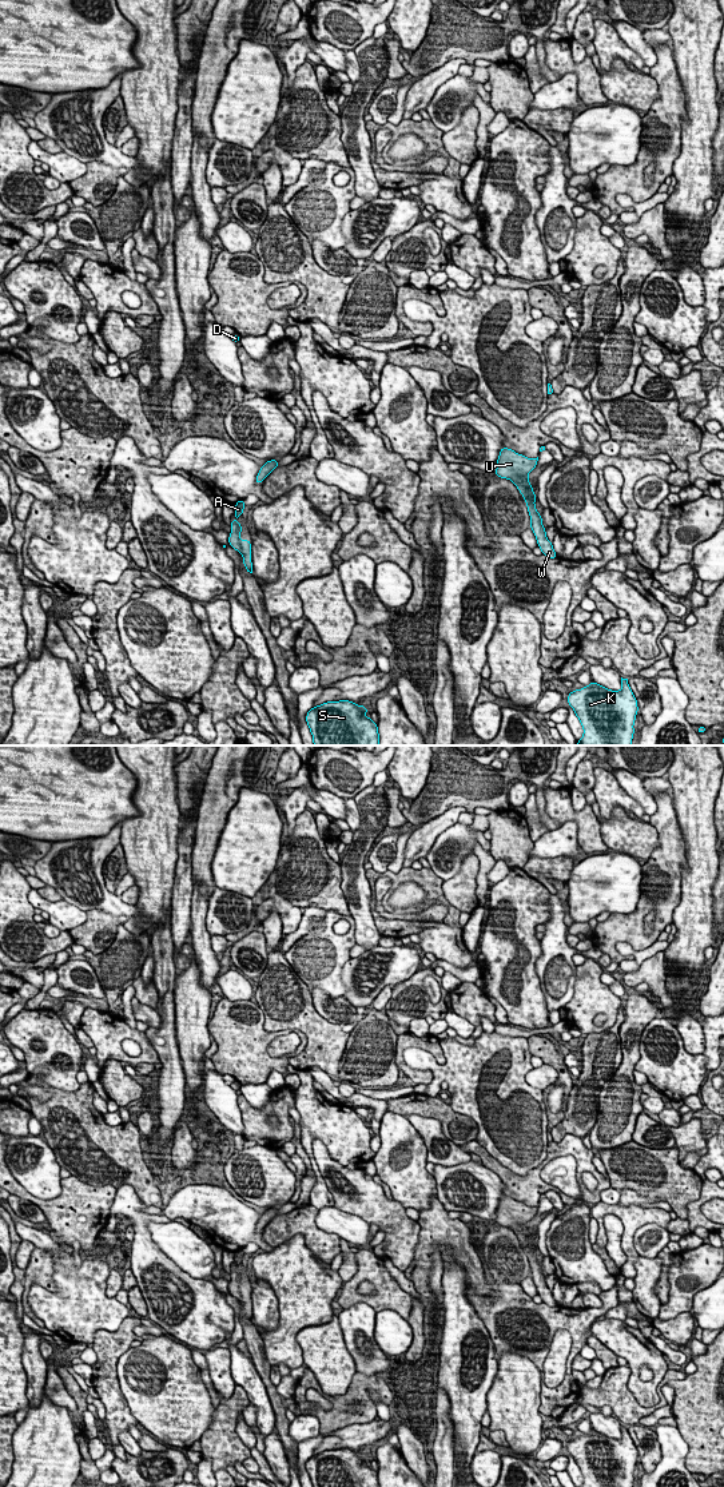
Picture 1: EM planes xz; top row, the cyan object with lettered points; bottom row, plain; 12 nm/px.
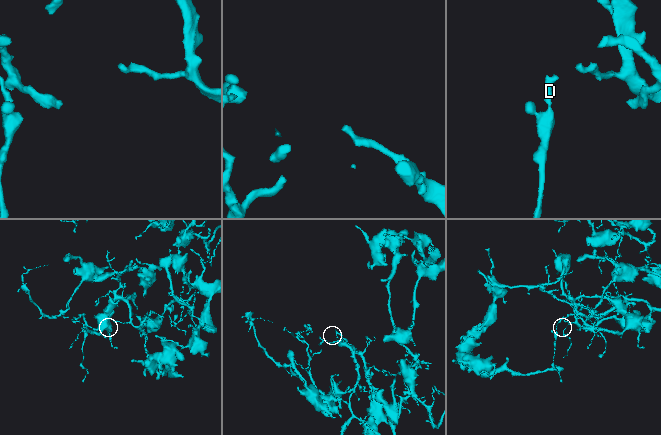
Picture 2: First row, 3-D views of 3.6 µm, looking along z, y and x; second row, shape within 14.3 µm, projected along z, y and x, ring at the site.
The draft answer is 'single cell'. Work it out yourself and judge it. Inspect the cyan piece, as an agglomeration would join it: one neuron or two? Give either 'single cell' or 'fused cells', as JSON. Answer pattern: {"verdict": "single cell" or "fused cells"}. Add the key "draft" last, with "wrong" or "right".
{"verdict": "single cell", "draft": "right"}

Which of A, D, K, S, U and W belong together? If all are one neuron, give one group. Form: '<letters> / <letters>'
A D K S U W

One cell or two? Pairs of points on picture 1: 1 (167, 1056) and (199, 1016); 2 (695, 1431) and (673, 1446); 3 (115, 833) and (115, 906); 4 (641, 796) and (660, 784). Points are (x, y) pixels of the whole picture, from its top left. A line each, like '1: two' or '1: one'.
1: two
2: two
3: one
4: two

